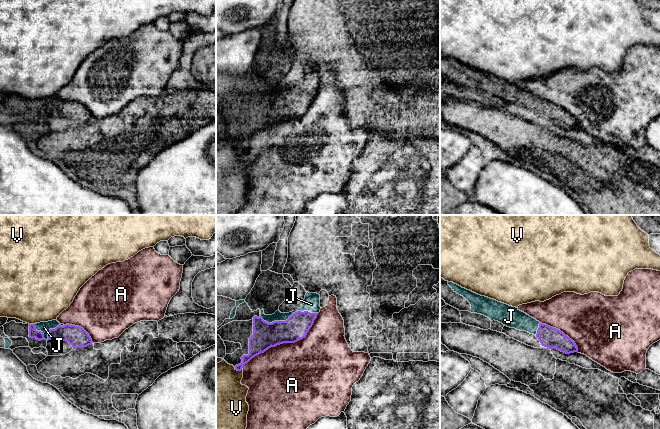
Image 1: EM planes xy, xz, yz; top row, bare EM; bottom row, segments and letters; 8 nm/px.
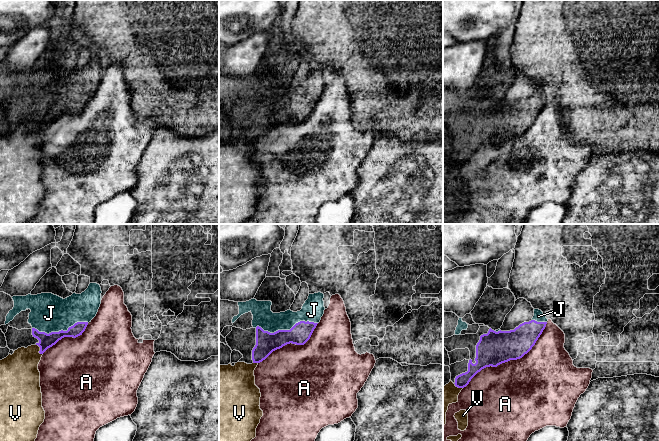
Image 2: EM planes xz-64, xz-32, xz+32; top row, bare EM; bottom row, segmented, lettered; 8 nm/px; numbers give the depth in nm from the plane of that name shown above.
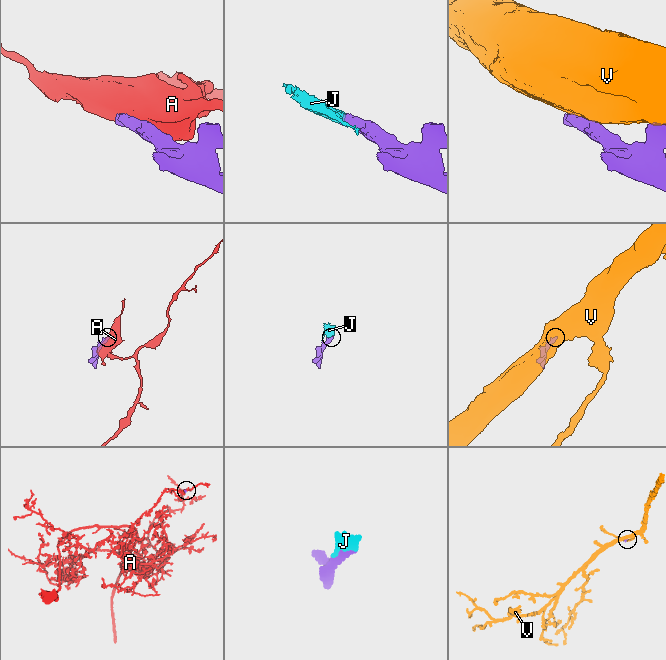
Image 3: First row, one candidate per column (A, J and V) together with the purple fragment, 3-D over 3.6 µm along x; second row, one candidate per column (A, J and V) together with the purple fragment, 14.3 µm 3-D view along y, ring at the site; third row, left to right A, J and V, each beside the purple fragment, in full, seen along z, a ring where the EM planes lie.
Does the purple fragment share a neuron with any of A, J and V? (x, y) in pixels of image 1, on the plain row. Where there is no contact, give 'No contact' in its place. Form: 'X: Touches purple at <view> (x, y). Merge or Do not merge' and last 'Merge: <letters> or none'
A: Touches purple at xz (285, 118). Do not merge
J: Touches purple at xz (289, 93). Merge
V: Touches purple at xz (238, 146). Do not merge
Merge: J

